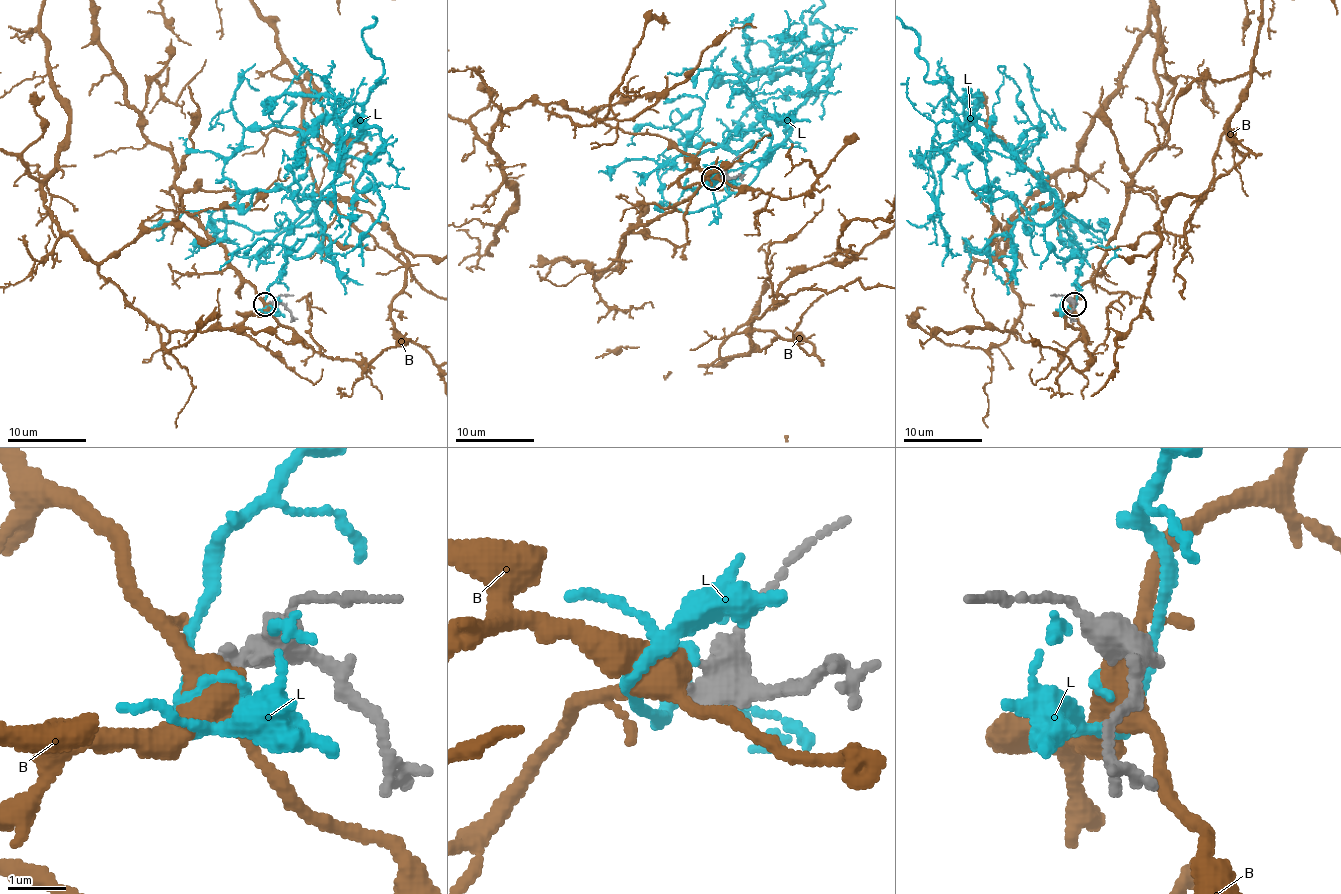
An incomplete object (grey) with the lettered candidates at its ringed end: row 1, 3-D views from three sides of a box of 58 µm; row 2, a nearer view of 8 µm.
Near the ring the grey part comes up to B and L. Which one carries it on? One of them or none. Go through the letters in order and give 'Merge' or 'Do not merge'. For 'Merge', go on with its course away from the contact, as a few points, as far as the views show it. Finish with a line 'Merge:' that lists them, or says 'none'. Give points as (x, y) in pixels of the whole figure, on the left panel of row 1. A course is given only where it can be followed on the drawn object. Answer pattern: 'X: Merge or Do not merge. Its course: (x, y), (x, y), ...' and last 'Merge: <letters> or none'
B: Do not merge
L: Do not merge
Merge: none

